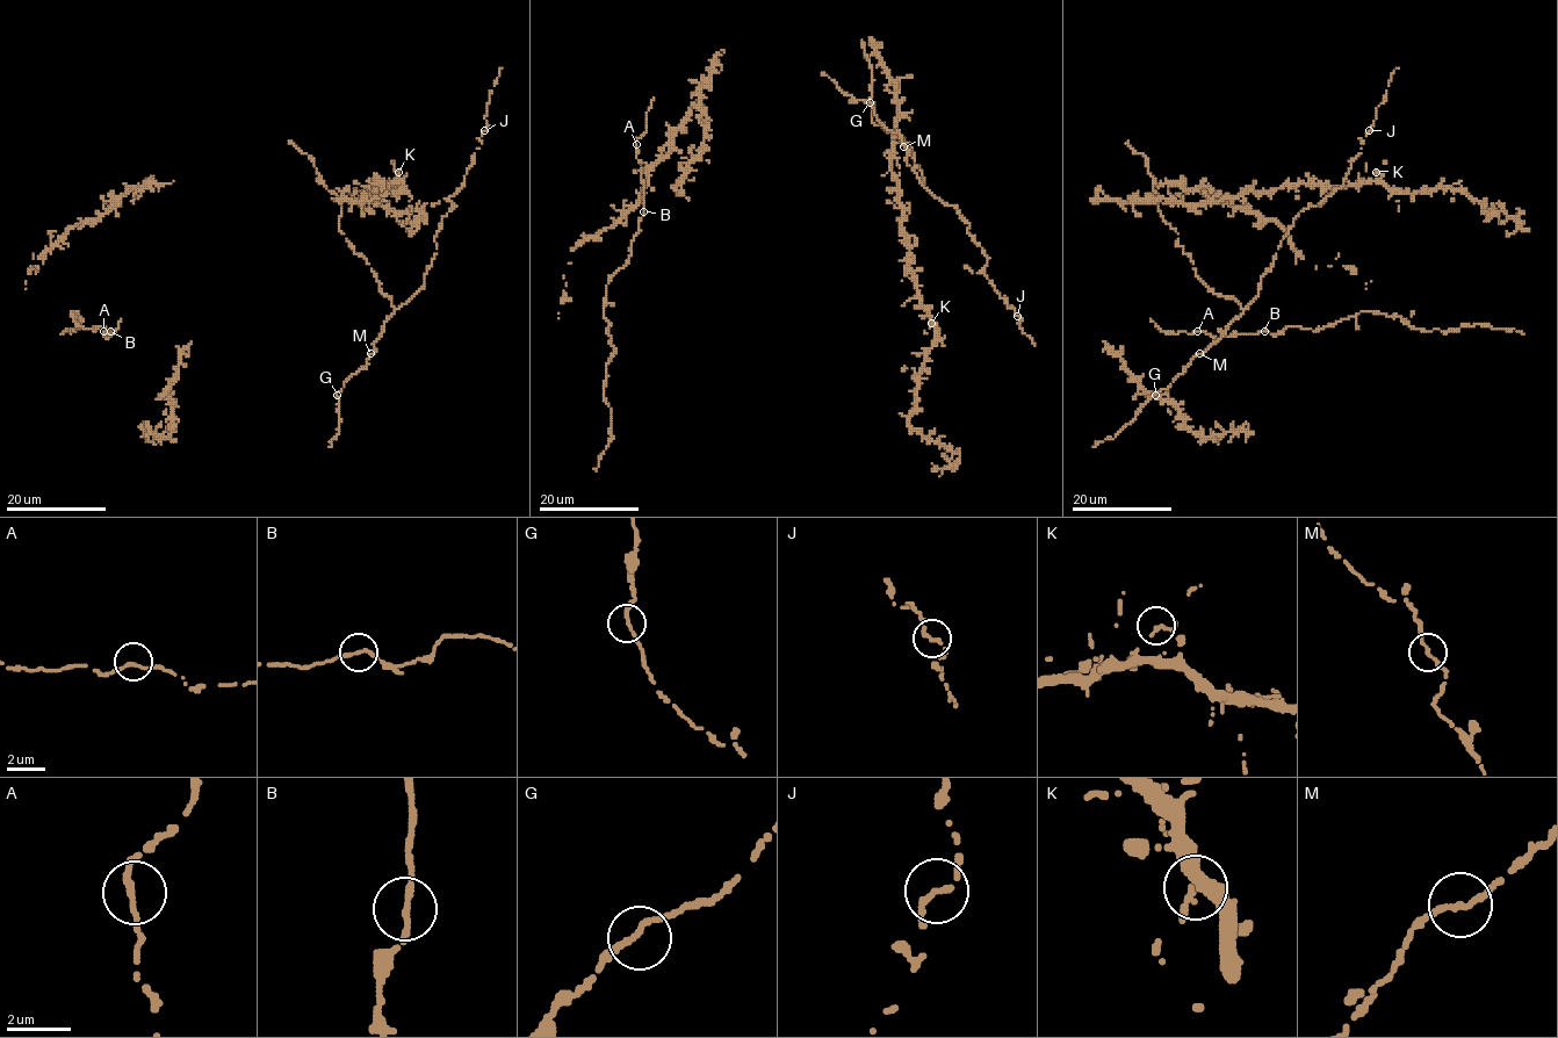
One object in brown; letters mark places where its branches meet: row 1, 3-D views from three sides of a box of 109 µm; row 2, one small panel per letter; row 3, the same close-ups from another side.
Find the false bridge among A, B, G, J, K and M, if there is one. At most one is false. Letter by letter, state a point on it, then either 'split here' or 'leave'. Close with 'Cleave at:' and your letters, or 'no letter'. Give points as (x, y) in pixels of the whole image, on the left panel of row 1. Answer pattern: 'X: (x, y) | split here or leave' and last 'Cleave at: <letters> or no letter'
A: (103, 331) | leave
B: (110, 331) | leave
G: (337, 395) | leave
J: (484, 130) | leave
K: (398, 172) | leave
M: (370, 353) | leave
Cleave at: no letter

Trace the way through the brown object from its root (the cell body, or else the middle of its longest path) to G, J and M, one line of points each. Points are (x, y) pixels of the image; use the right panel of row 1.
G: (1129, 142), (1146, 158), (1158, 208), (1176, 230), (1195, 274), (1242, 309), (1155, 395)
J: (1129, 142), (1146, 158), (1158, 208), (1176, 230), (1195, 274), (1246, 308), (1293, 217), (1343, 185), (1369, 130)
M: (1129, 142), (1146, 158), (1158, 208), (1176, 230), (1195, 274), (1242, 309), (1199, 353)

